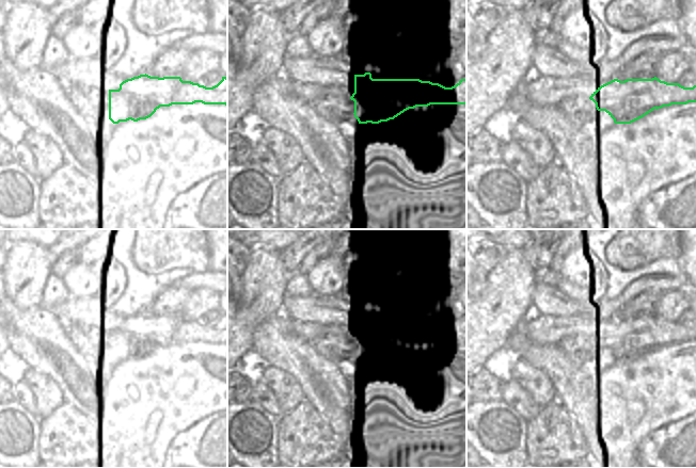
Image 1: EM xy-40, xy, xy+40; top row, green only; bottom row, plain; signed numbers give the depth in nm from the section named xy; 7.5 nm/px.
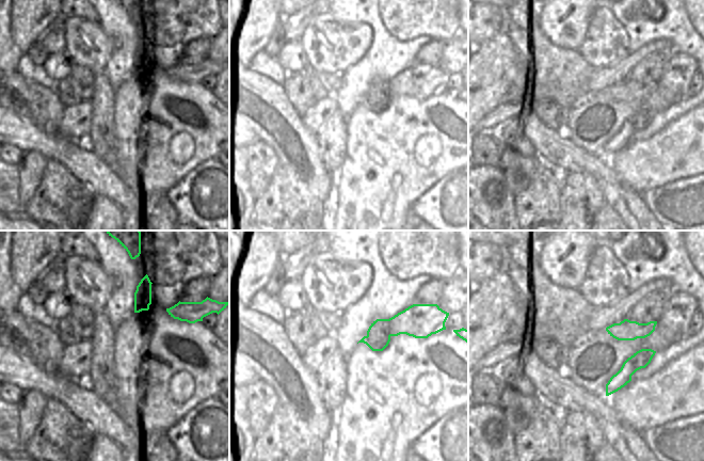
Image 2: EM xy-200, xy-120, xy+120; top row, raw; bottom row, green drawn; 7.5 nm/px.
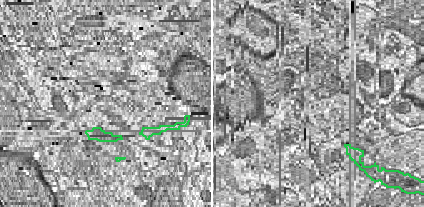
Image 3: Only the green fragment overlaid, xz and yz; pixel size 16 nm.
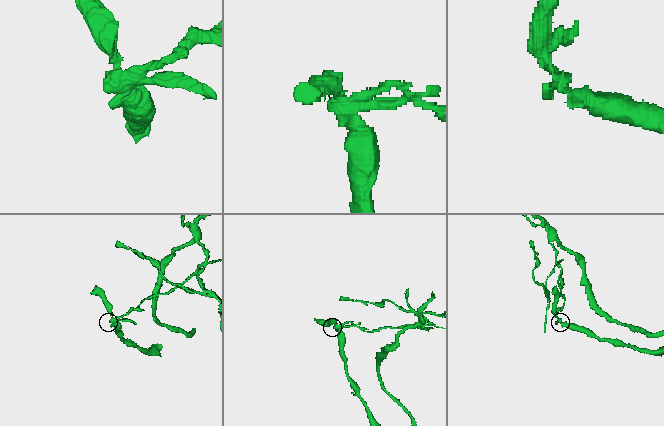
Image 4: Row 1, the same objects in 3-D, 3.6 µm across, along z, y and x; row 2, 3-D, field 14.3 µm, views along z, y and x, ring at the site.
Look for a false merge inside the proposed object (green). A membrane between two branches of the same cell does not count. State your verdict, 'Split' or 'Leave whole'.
Split.

